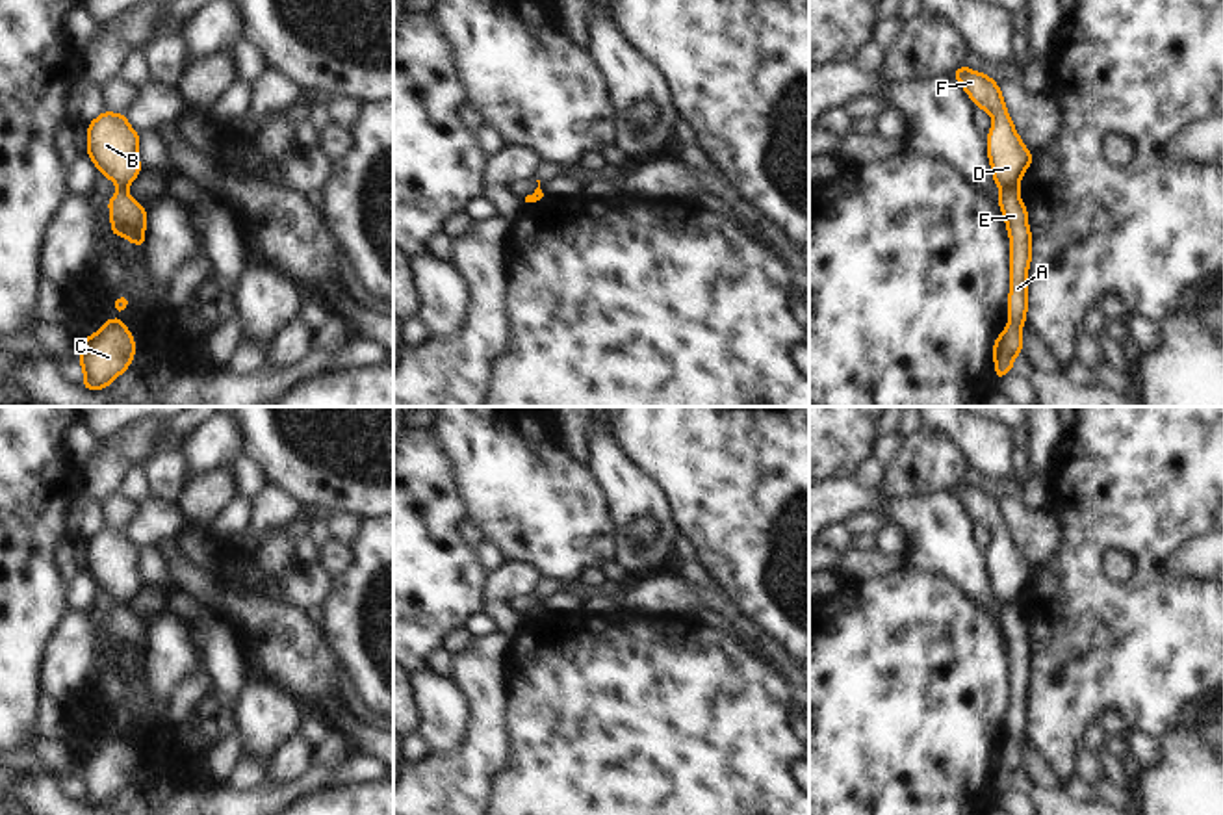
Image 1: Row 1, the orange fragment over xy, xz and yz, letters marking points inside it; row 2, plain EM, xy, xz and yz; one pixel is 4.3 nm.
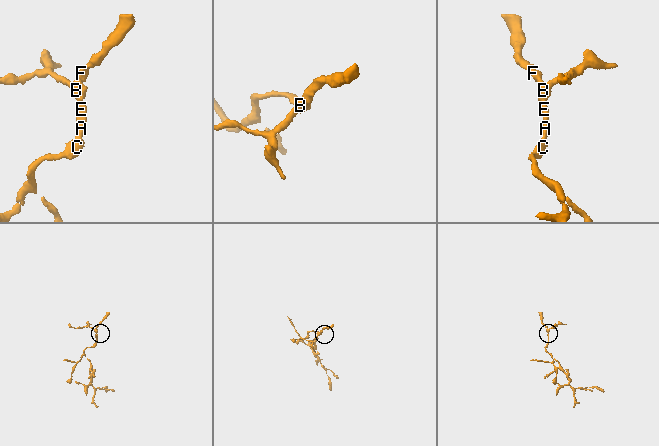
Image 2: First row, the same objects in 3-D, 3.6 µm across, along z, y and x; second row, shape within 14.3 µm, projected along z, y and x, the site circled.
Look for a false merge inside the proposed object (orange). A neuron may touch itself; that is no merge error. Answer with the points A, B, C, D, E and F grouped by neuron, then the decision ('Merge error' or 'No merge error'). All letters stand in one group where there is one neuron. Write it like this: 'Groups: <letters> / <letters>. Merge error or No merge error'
Groups: A C E / B D F. Merge error

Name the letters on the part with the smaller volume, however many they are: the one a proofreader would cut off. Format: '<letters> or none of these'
B, D, F

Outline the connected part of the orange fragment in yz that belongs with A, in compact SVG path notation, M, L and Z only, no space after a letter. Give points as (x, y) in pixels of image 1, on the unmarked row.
M1019 603L998 609L998 624L1010 652L1010 711L1006 724L1010 737L993 759L995 793L1000 795L1013 785L1013 776L1023 769L1023 741L1028 728L1028 683L1032 679L1032 648L1028 626L1021 616Z

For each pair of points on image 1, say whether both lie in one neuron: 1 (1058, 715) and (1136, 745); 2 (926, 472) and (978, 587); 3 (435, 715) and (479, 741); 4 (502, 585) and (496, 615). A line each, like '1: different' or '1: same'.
1: different
2: different
3: different
4: different

